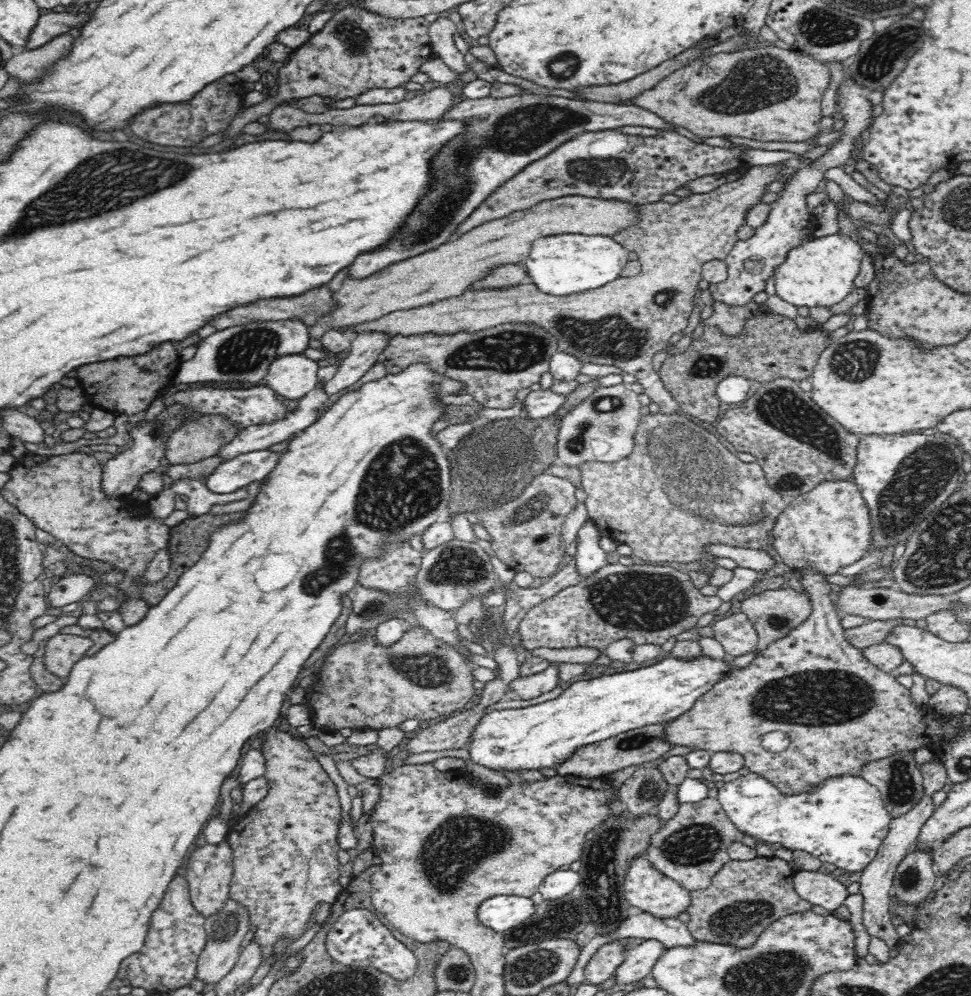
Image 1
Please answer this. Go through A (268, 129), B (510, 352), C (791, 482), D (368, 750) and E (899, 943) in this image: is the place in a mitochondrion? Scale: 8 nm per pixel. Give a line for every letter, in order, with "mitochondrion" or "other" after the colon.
A: other
B: mitochondrion
C: mitochondrion
D: other
E: other

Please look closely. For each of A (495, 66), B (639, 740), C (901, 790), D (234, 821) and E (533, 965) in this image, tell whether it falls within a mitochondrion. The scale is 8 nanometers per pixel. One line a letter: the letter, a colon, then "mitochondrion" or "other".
A: other
B: mitochondrion
C: mitochondrion
D: other
E: mitochondrion

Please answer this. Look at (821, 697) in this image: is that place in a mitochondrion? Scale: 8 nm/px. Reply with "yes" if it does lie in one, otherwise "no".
yes

